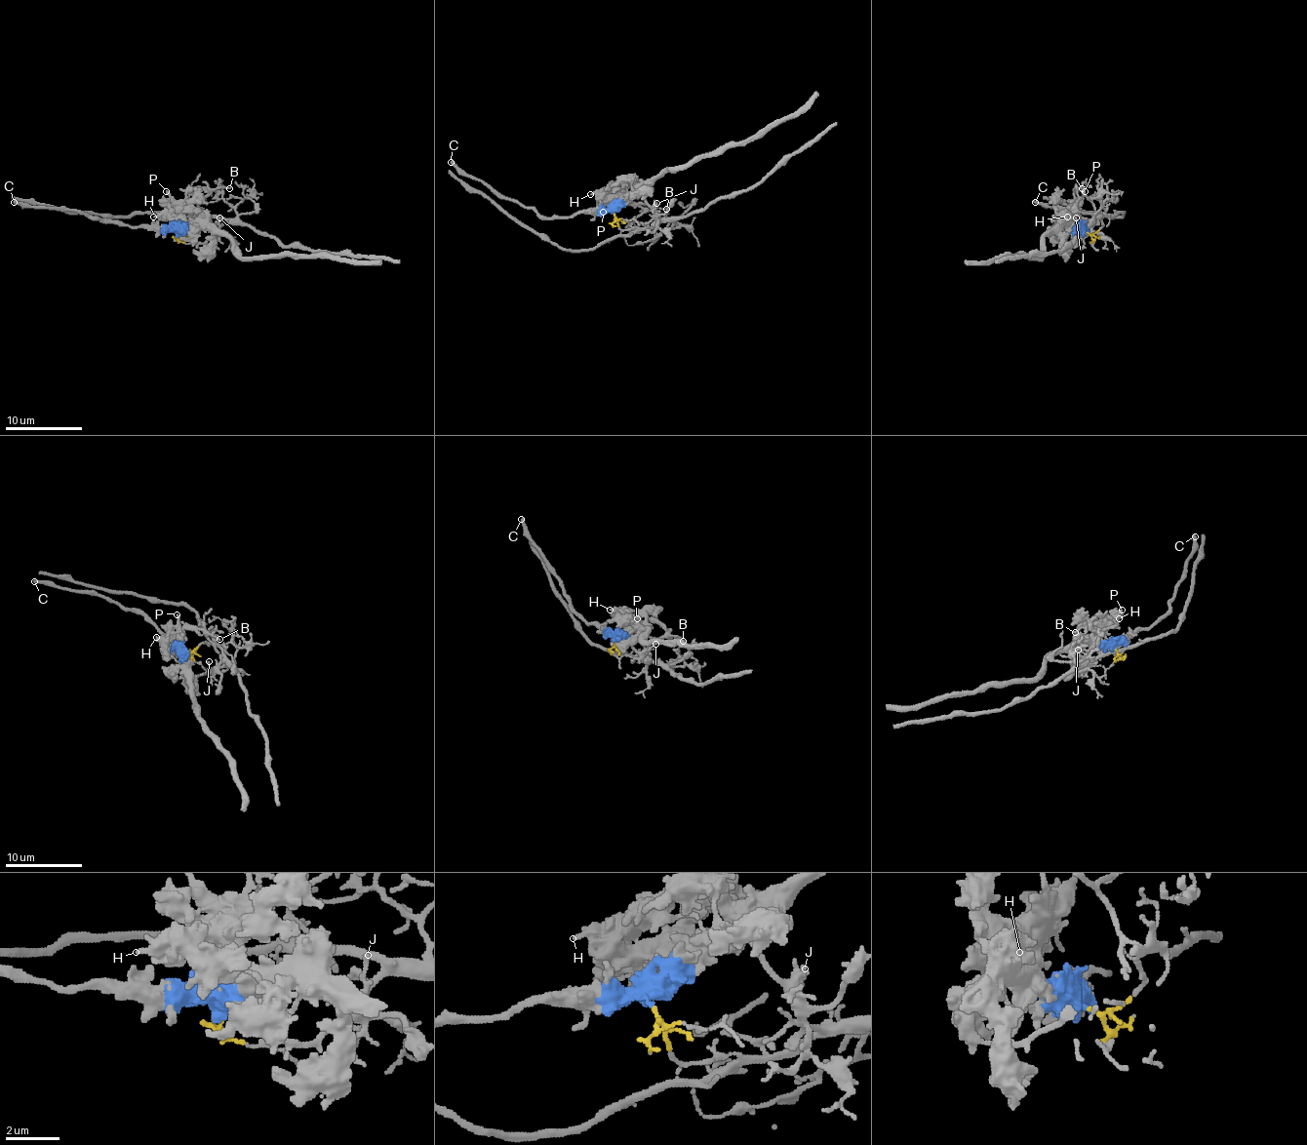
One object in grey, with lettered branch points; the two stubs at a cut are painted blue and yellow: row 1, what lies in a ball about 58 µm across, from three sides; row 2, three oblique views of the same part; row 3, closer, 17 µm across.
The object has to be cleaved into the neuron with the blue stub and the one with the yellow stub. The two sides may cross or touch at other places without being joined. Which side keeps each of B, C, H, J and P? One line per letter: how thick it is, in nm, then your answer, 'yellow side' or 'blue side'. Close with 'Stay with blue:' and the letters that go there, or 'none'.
B: 80 nm | yellow side
C: 280 nm | blue side
H: 280 nm | blue side
J: 110 nm | yellow side
P: 200 nm | blue side
Stay with blue: C, H, P

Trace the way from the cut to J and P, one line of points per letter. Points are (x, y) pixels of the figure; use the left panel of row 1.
J: (177, 232), (197, 219), (217, 217), (218, 232), (220, 217)
P: (177, 232), (183, 222), (179, 206), (167, 190)

